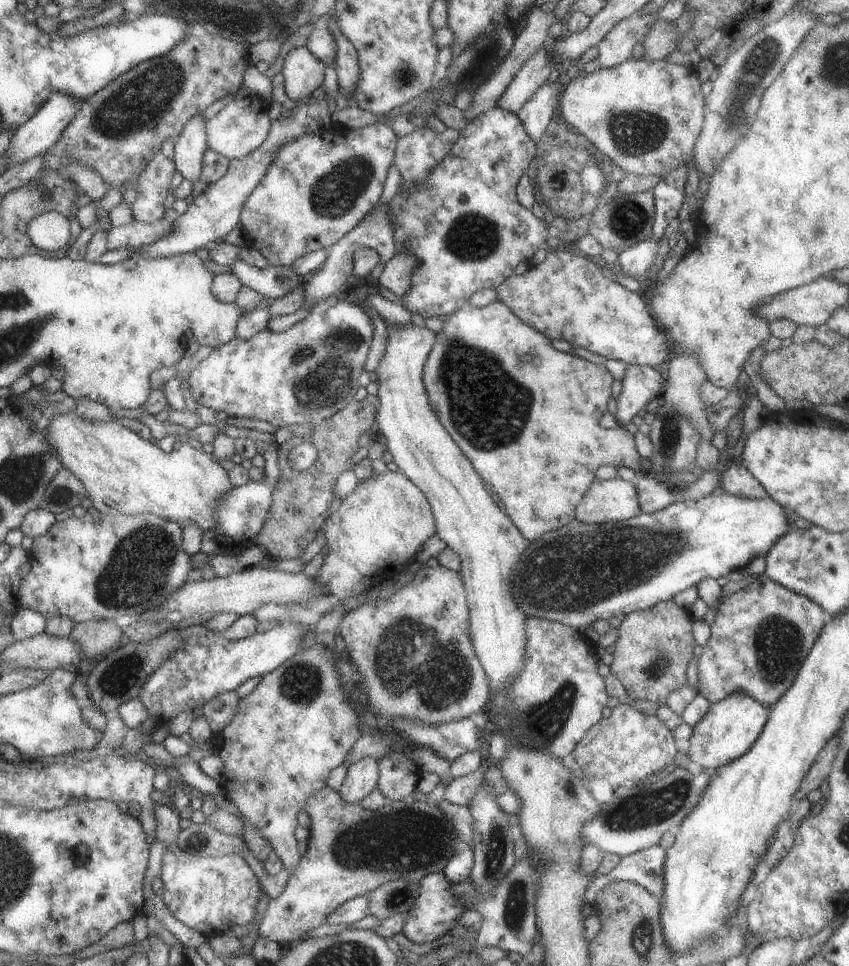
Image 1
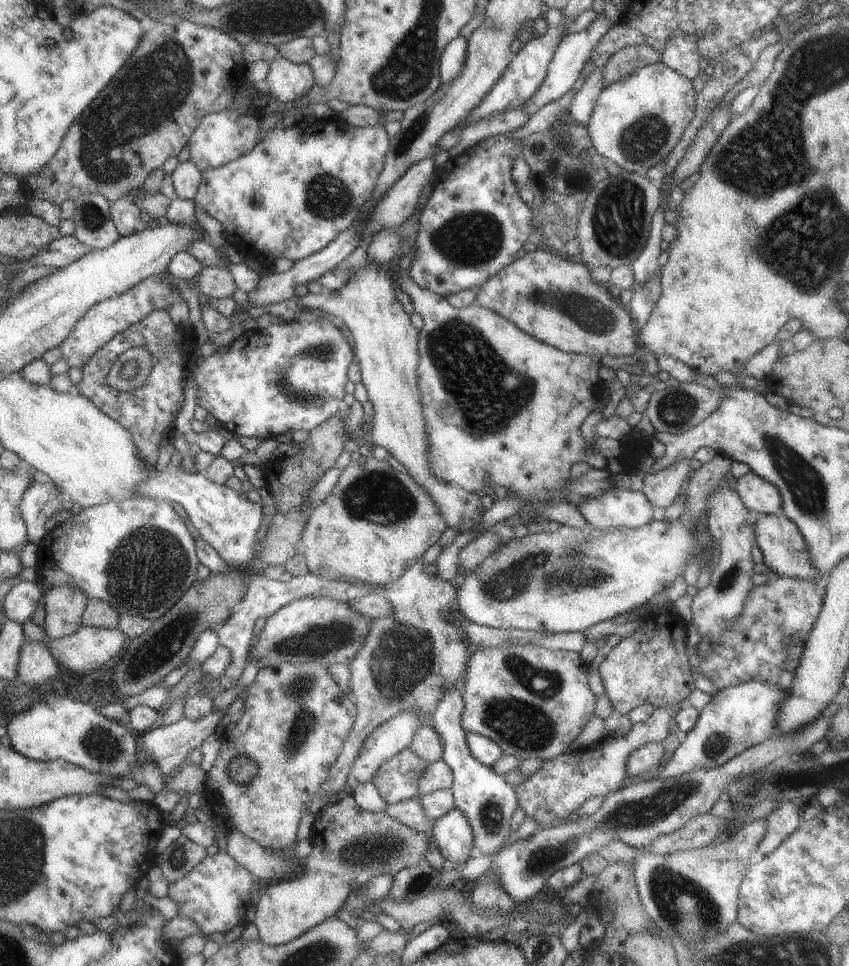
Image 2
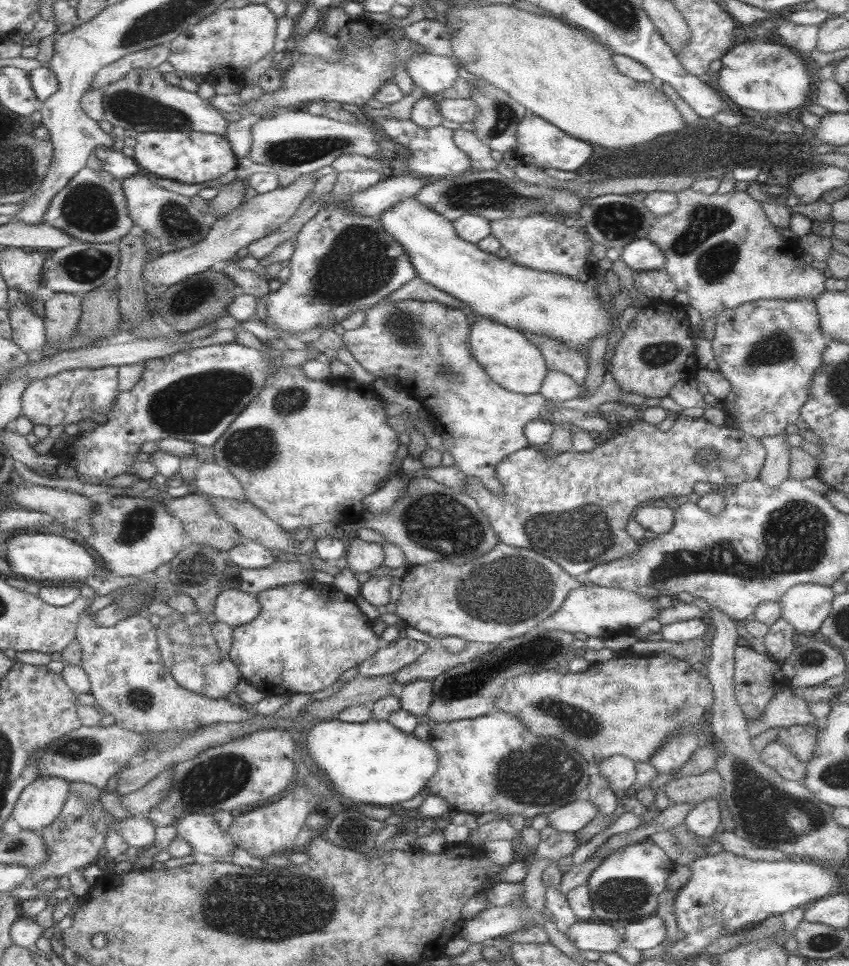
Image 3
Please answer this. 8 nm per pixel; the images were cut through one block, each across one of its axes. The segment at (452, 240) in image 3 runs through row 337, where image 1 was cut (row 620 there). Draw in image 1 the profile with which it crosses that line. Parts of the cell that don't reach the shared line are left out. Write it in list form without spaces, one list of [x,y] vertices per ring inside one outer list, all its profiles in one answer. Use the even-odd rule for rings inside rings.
[[[717,490],[695,502],[675,500],[659,512],[639,512],[633,518],[615,524],[589,526],[573,520],[571,524],[547,532],[545,536],[539,536],[539,540],[527,544],[511,574],[511,596],[527,618],[561,624],[581,632],[597,620],[611,620],[619,614],[627,616],[651,608],[657,602],[667,602],[675,594],[697,586],[701,580],[717,580],[731,570],[739,570],[757,556],[765,556],[771,544],[775,544],[787,530],[787,512],[775,500],[747,500]]]

